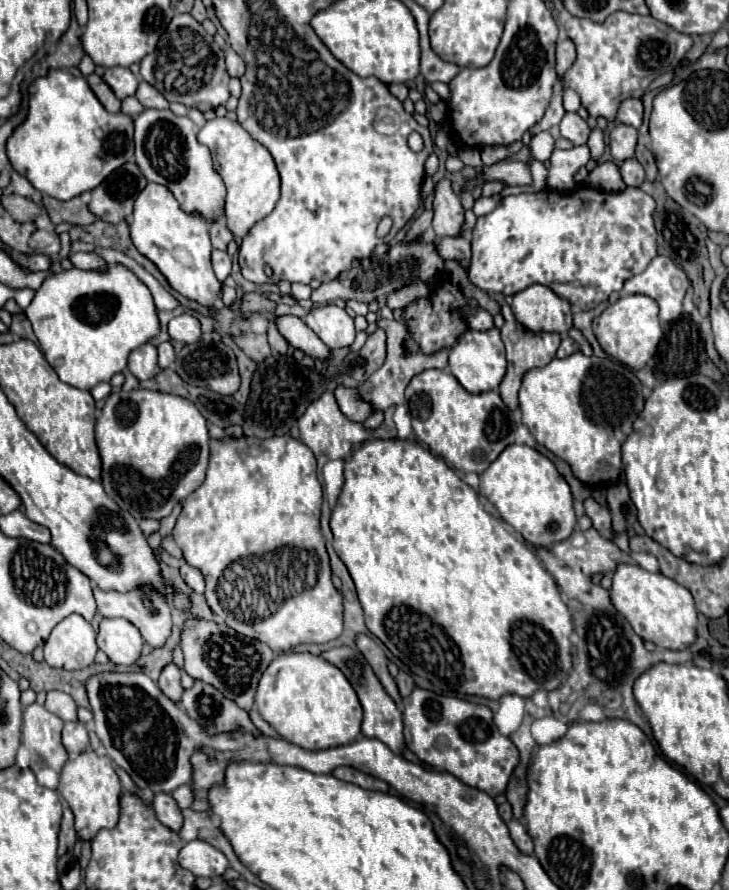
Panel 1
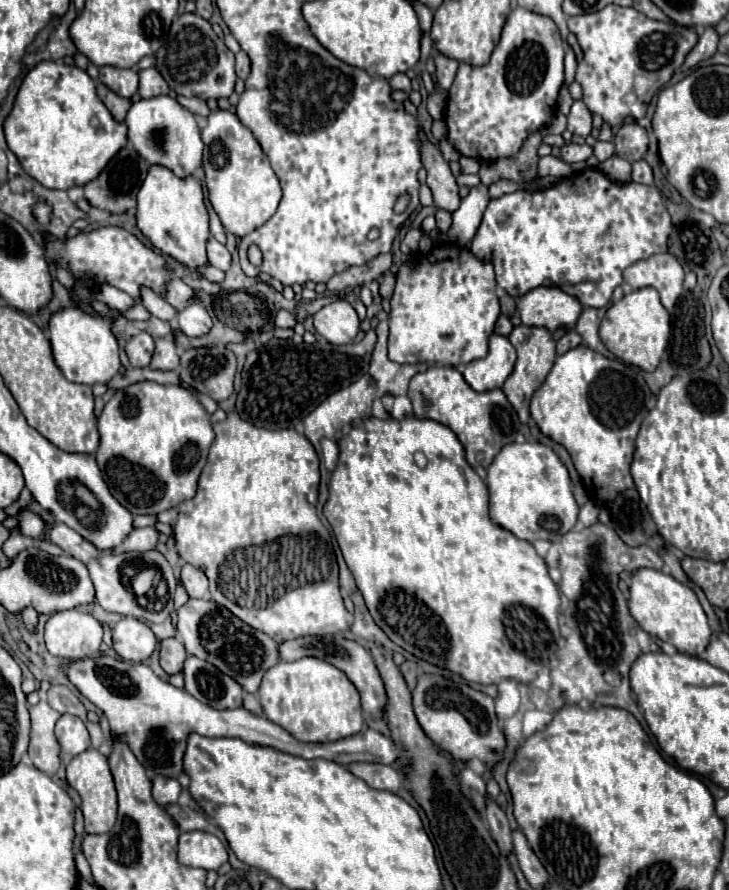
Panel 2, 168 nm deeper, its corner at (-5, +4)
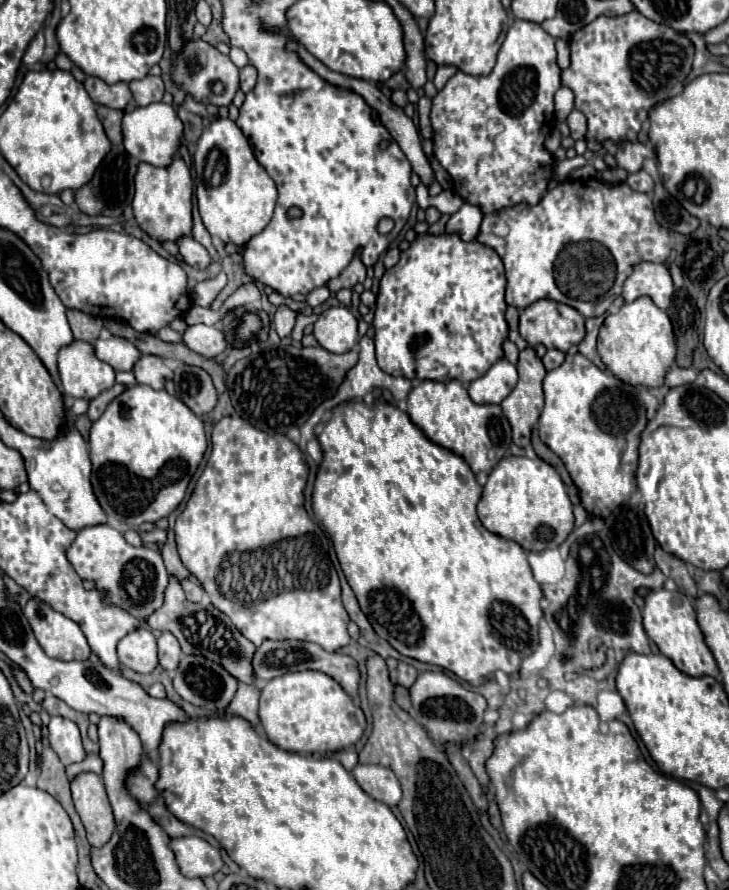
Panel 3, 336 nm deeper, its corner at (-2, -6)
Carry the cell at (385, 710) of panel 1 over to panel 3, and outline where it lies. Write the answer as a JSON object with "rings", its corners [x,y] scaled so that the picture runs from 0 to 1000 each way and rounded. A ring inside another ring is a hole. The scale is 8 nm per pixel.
{"rings":[[[364,719],[347,735],[347,755],[353,766],[369,766],[377,760],[385,760],[394,755],[413,755],[413,753],[438,753],[454,760],[457,764],[462,764],[479,782],[490,784],[492,753],[490,753],[490,744],[481,737],[473,737],[465,733],[449,733],[438,724],[413,721],[413,719]]]}

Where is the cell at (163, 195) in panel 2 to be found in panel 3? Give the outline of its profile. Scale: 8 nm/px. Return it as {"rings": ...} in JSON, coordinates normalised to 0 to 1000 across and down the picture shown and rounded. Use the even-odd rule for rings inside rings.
{"rings":[[[243,173],[229,189],[213,189],[193,182],[185,196],[185,222],[182,240],[188,252],[213,270],[246,270],[246,265],[262,263],[262,193],[251,178]]]}

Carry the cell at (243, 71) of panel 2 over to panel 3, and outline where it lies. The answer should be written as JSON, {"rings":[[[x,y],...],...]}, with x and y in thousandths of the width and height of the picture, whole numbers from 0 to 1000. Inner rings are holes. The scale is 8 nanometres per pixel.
{"rings":[[[342,72],[339,76],[331,79],[331,101],[342,103],[342,101],[347,101],[350,94],[353,94],[353,79],[350,79],[350,74]]]}

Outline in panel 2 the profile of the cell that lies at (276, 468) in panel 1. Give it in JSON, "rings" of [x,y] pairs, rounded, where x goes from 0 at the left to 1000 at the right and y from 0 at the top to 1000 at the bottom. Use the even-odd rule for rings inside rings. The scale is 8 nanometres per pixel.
{"rings":[[[321,463],[313,465],[307,474],[296,474],[294,485],[296,494],[288,501],[285,521],[277,528],[272,553],[266,560],[252,562],[244,569],[239,607],[247,627],[283,640],[288,667],[299,681],[313,683],[332,699],[359,708],[381,724],[414,715],[444,715],[480,708],[486,692],[475,685],[464,663],[464,634],[455,622],[455,604],[433,578],[439,517],[425,494],[403,481],[365,483],[343,479]]]}

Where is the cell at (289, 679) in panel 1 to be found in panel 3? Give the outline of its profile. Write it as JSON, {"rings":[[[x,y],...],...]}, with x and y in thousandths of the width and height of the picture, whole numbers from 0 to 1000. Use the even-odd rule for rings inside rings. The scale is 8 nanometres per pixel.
{"rings":[[[432,753],[394,755],[369,764],[358,773],[355,807],[369,831],[394,845],[449,849],[481,840],[501,822],[501,802],[484,791],[484,784],[454,764],[454,760]]]}

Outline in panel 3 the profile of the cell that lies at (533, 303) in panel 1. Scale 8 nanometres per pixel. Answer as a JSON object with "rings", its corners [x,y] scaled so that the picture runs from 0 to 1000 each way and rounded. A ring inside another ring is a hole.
{"rings":[[[737,337],[734,342],[715,348],[712,375],[723,382],[726,389],[745,387],[753,393],[761,391],[778,396],[786,387],[794,387],[802,380],[802,357],[778,342],[767,342],[761,337]]]}

